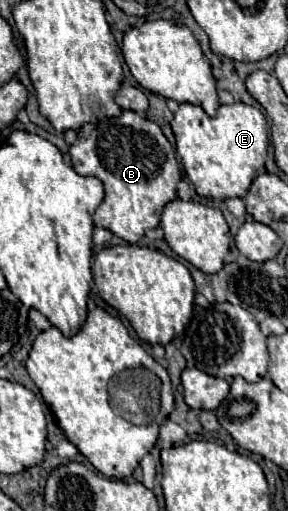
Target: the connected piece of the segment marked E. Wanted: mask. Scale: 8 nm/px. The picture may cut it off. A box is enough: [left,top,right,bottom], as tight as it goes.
[172,102,268,200]

